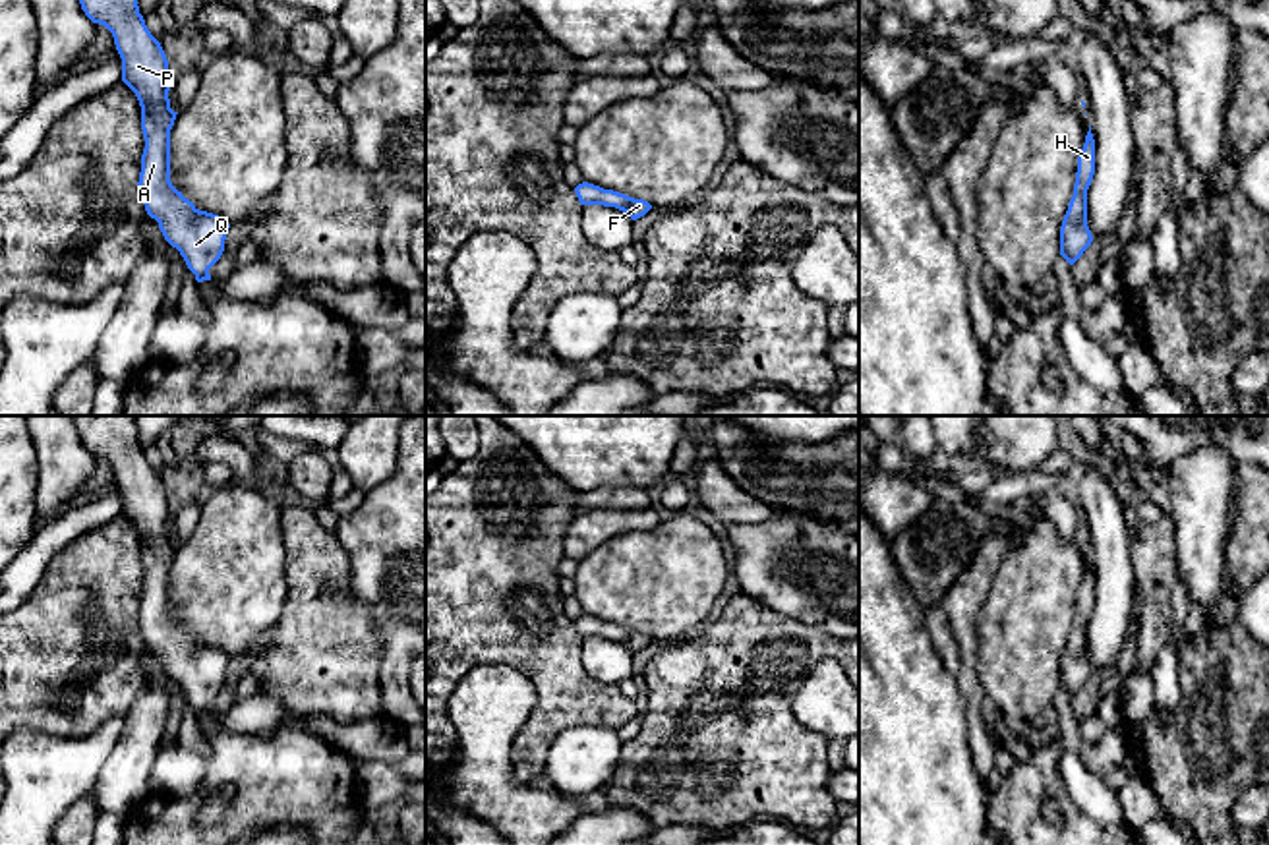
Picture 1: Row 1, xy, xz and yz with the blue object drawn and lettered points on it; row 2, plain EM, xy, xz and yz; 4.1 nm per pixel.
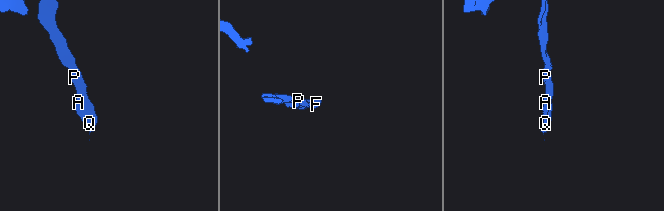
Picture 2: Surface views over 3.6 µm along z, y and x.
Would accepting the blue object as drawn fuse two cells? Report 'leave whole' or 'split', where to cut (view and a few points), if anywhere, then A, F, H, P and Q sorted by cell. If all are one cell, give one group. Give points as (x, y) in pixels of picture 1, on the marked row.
leave whole; no cut; A F H P Q

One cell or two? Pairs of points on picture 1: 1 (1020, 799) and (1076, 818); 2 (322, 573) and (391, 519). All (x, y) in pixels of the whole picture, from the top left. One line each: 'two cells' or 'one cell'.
1: one cell
2: two cells

